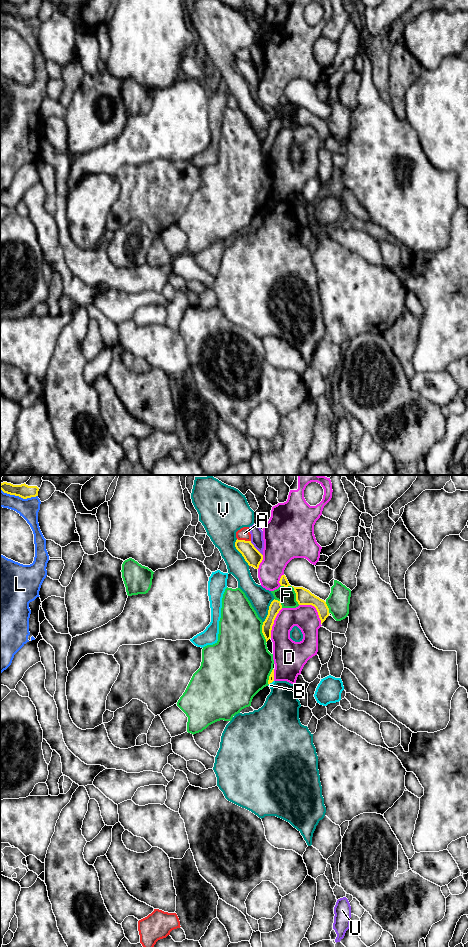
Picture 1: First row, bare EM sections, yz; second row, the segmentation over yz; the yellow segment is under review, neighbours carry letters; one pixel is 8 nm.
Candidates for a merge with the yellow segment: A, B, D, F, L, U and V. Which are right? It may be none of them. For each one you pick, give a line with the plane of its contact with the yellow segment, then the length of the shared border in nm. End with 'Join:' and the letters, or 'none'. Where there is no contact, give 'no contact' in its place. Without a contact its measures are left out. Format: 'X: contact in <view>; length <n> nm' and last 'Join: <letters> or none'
Join: none

